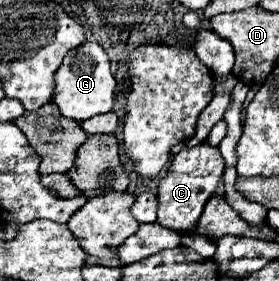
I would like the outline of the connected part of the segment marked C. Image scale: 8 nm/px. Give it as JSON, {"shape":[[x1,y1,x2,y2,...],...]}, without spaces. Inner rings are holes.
{"shape":[[201,143,199,147,183,149,181,153,177,153,171,161,169,173,159,181,159,187,157,187,157,197,159,197,157,223,173,231,195,229,205,203,217,191,217,185,223,177,223,169,225,169,225,161,217,147,209,147]]}

